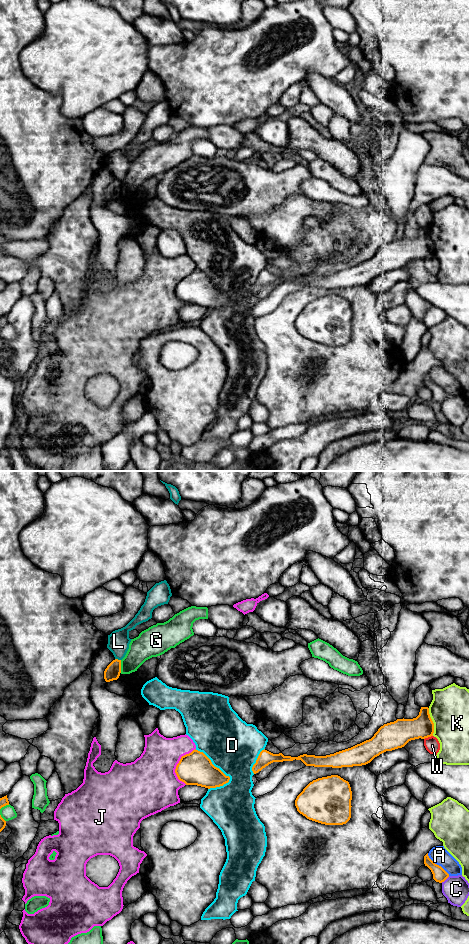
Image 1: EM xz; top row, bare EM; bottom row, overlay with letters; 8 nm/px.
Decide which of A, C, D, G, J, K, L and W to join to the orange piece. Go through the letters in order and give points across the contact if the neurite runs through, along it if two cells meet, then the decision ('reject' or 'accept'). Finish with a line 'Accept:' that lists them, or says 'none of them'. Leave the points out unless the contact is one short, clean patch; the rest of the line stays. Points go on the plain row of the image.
A: reject
C: reject
D: reject
G: reject
J: reject
K: reject
L: border xz (115, 178), (120, 180); reject
W: reject
Accept: none of them

